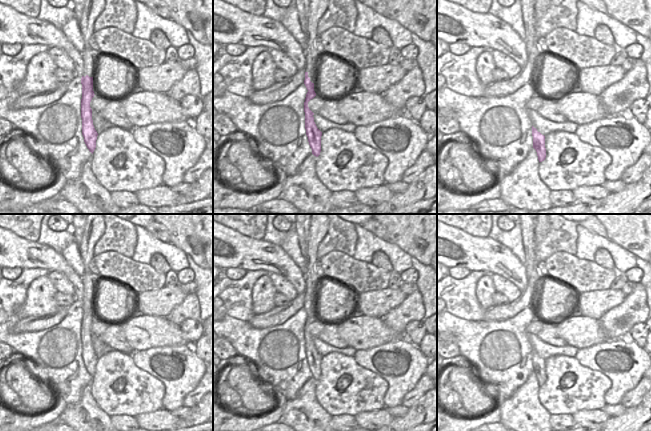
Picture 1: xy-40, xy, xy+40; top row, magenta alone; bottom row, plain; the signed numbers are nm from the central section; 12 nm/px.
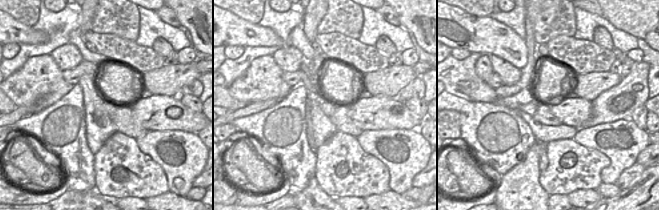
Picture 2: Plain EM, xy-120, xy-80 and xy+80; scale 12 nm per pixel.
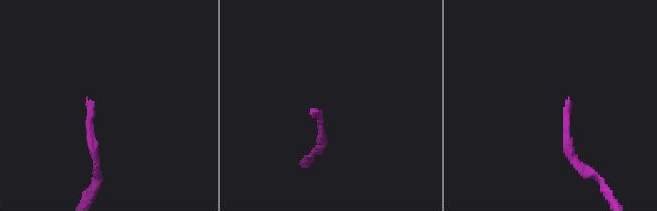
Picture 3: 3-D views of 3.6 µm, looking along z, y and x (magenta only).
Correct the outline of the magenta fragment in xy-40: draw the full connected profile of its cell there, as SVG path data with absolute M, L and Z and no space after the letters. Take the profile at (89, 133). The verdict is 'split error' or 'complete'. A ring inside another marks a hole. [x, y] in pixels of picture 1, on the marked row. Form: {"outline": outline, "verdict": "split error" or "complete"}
{"outline": "M86 75L81 78L82 84L82 99L81 99L81 118L82 118L82 135L84 137L84 142L93 154L96 148L96 140L98 133L94 128L92 120L92 109L90 107L90 102L94 97L93 91L93 77Z", "verdict": "complete"}

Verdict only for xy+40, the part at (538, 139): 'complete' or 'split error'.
complete

